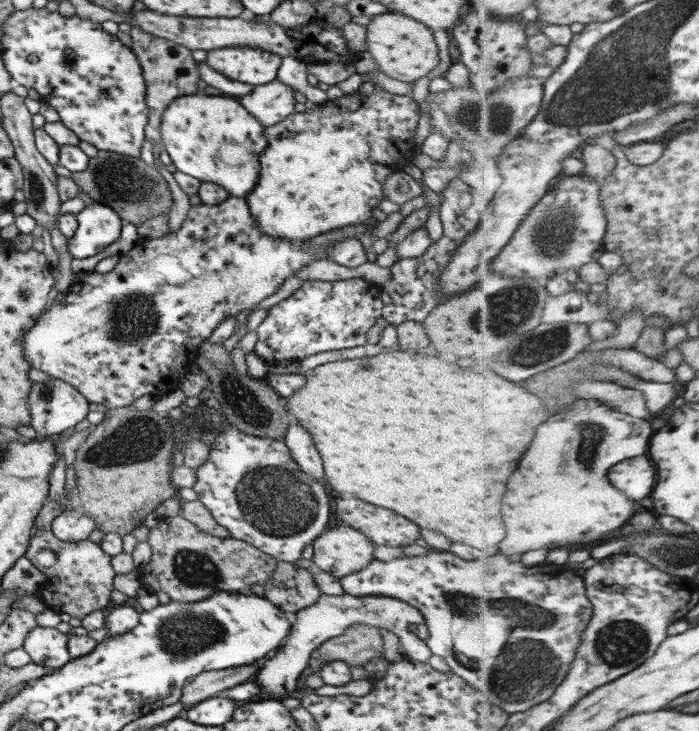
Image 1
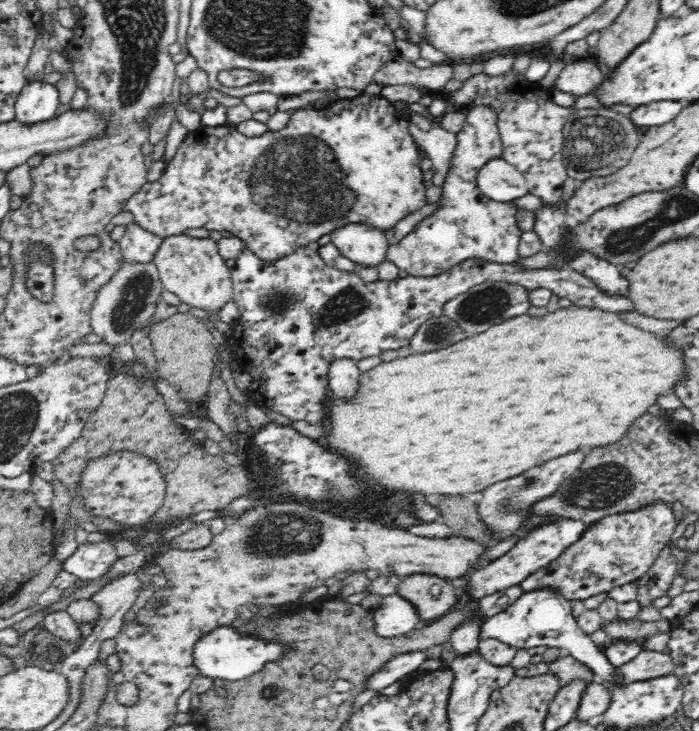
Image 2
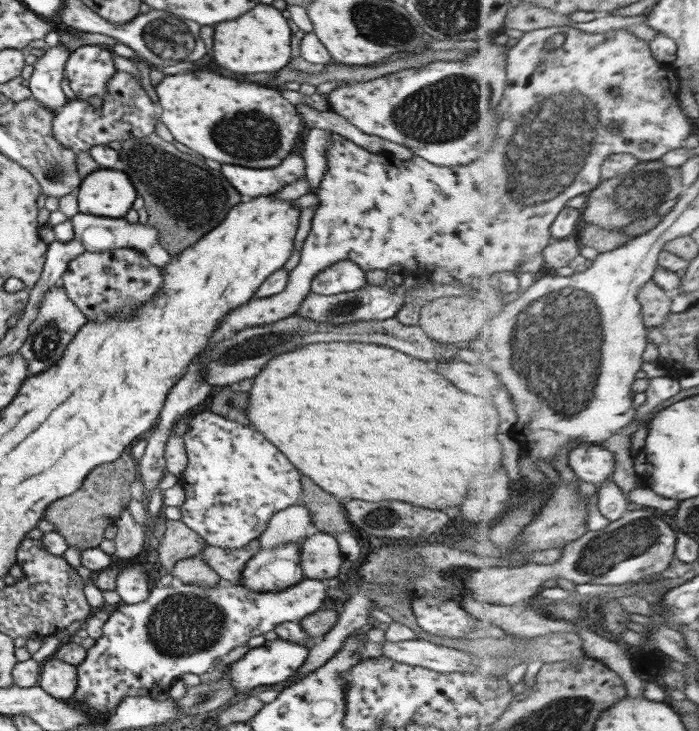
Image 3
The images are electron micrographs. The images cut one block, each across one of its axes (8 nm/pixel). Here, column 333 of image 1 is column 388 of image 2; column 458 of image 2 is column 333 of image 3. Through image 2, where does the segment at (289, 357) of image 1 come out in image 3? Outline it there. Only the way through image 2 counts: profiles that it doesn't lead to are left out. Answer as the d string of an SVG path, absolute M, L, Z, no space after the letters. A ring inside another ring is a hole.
M339 260L316 273L310 292L322 296L334 296L342 292L356 291L366 284L365 271L358 264L351 260Z

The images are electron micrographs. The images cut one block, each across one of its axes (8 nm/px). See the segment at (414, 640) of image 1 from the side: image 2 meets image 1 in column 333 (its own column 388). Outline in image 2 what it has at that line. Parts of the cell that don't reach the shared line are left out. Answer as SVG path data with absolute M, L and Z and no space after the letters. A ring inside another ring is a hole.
M398 594L383 597L380 607L372 613L374 632L382 638L406 634L414 630L421 621L414 605Z

